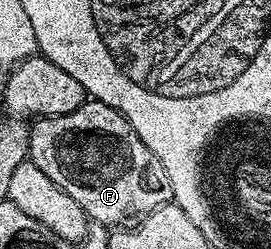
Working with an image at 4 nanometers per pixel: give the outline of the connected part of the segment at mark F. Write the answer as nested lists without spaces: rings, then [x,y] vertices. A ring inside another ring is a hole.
[[[85,101],[78,109],[74,109],[74,113],[37,118],[28,133],[28,159],[38,165],[38,169],[42,169],[42,173],[46,173],[46,177],[50,177],[50,181],[62,189],[62,193],[74,197],[91,222],[100,222],[109,229],[149,215],[155,207],[161,207],[172,198],[170,177],[166,177],[162,161],[158,161],[142,137],[134,133],[123,113],[105,103]]]

